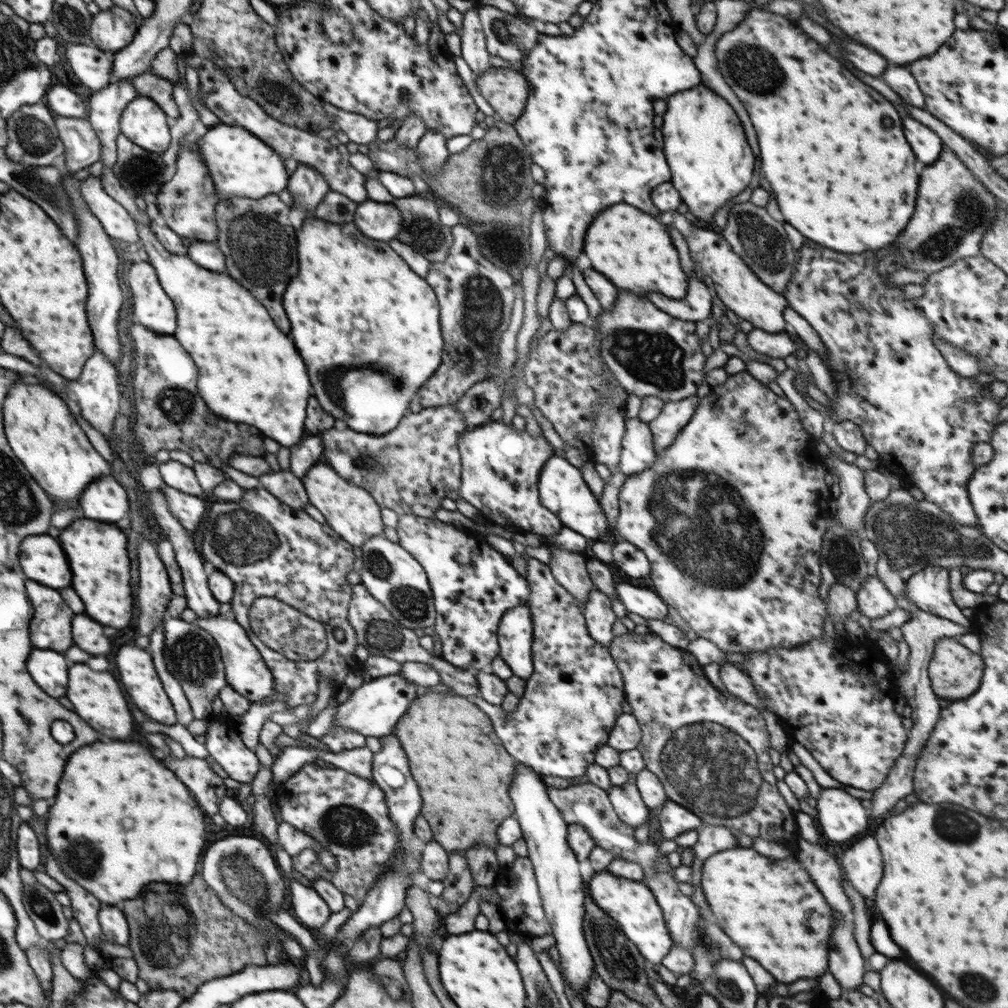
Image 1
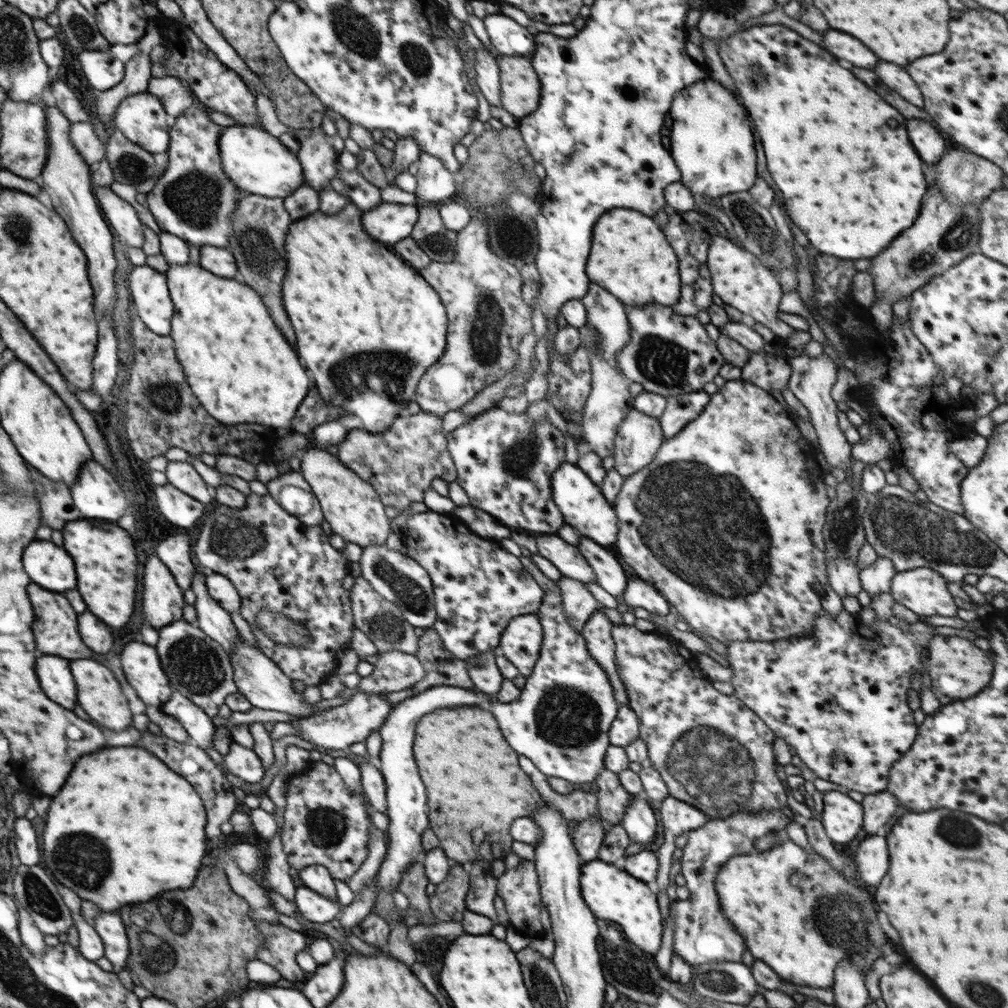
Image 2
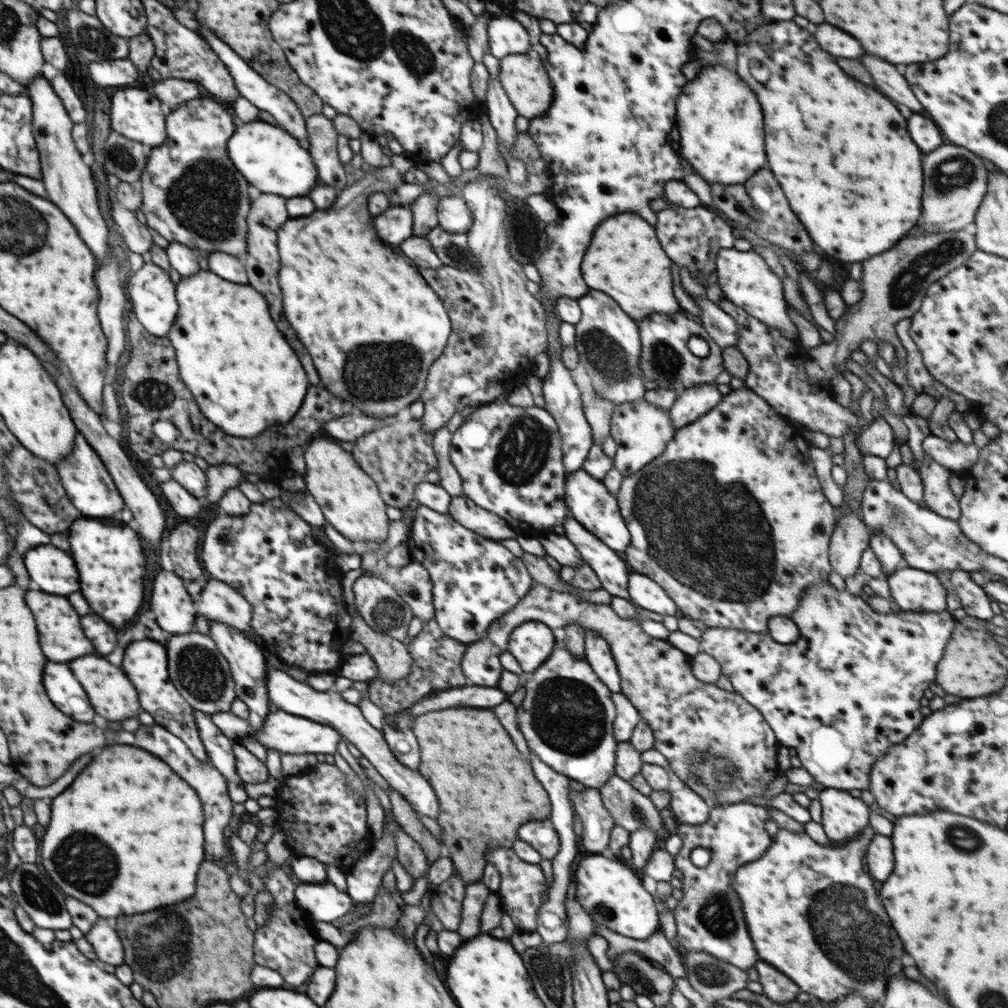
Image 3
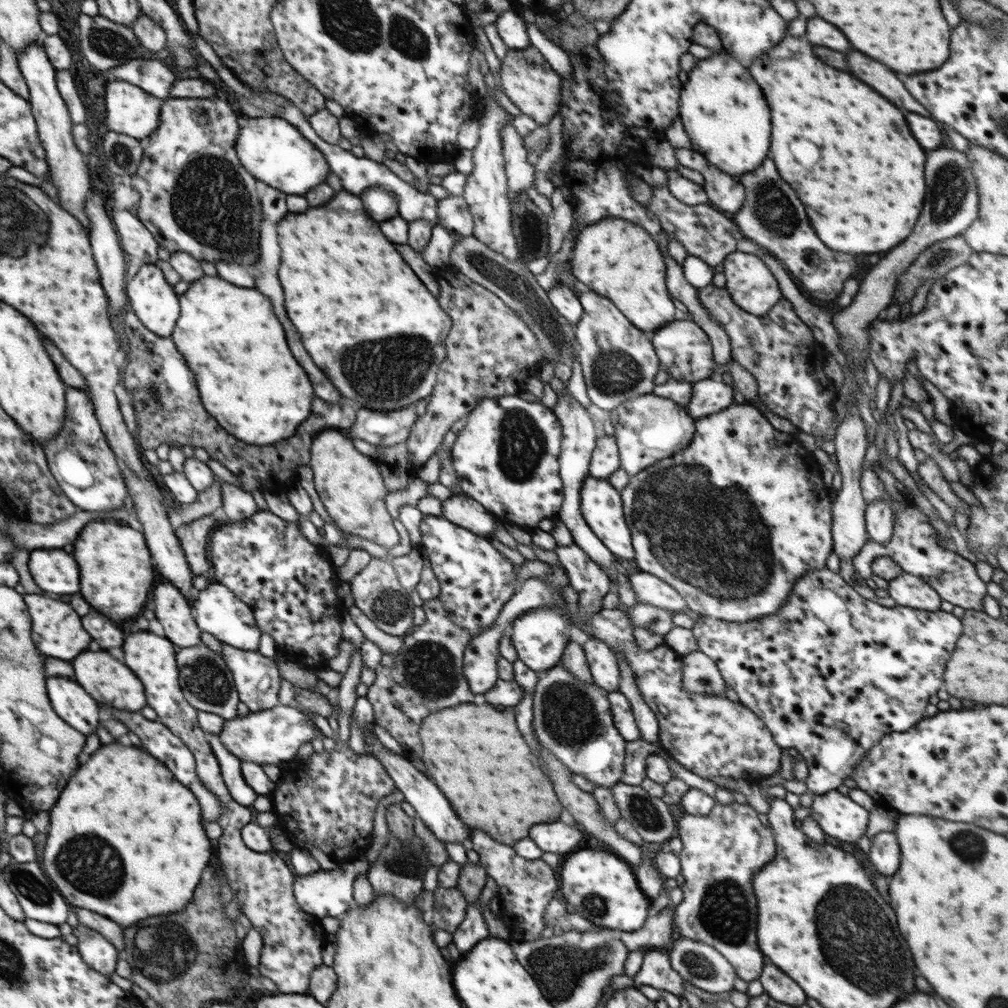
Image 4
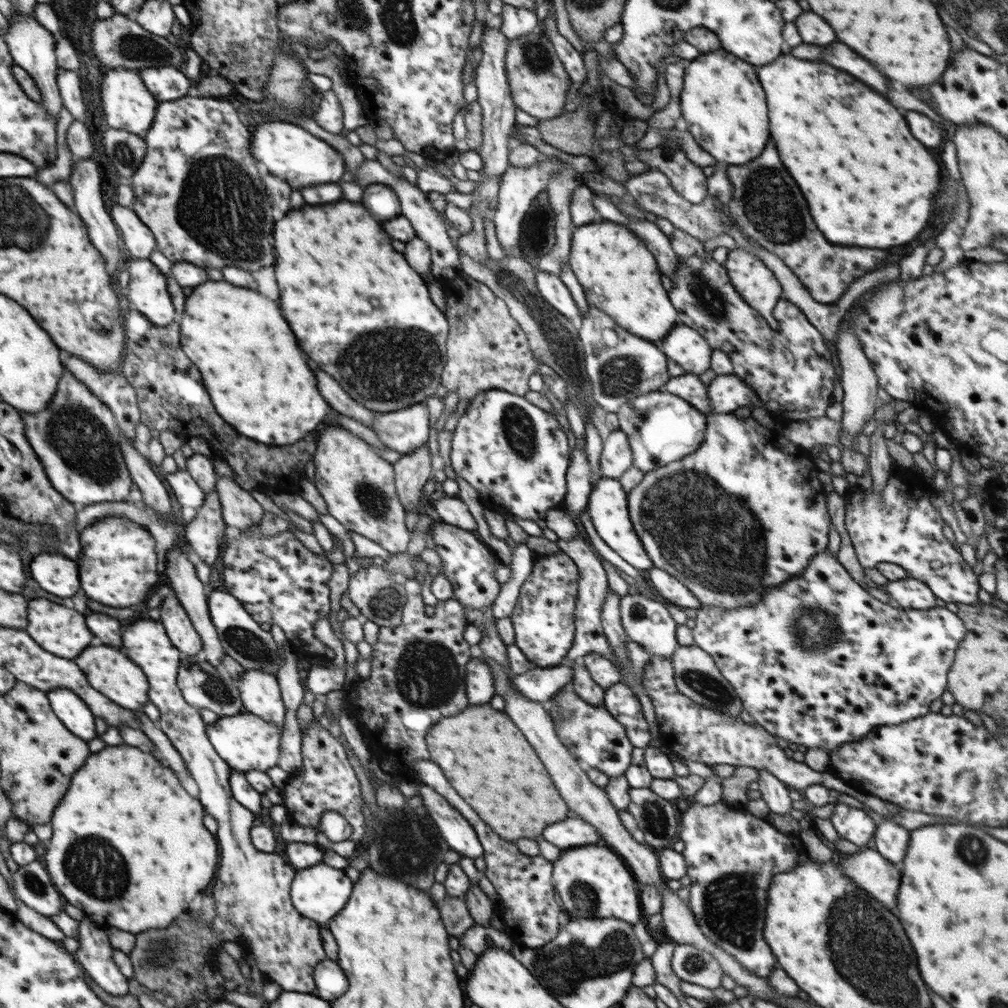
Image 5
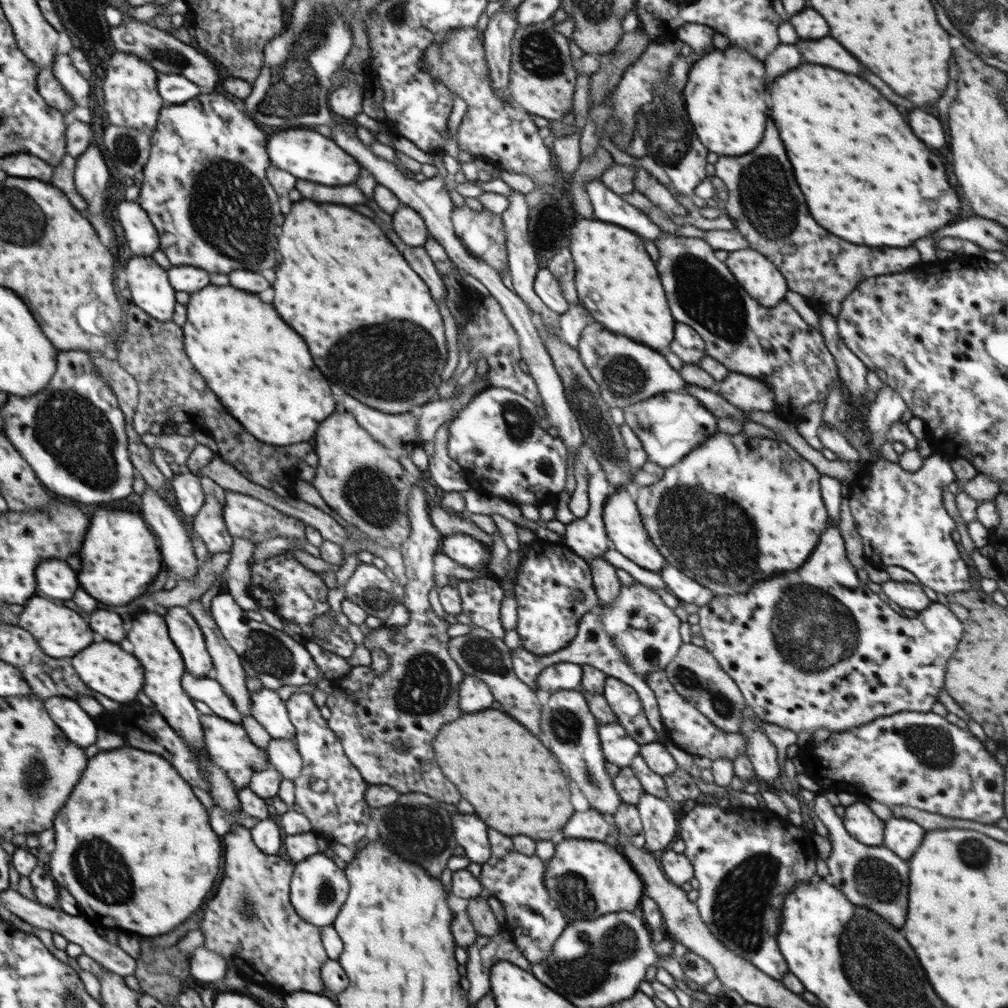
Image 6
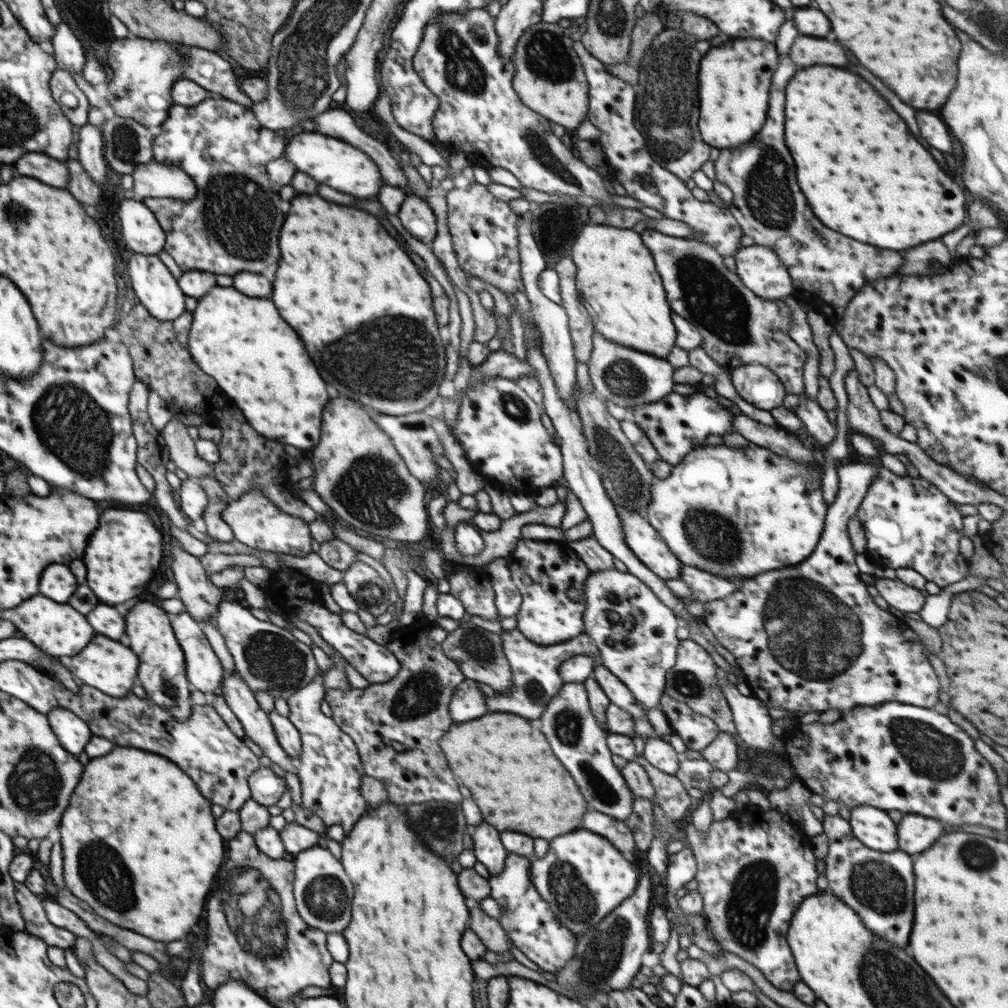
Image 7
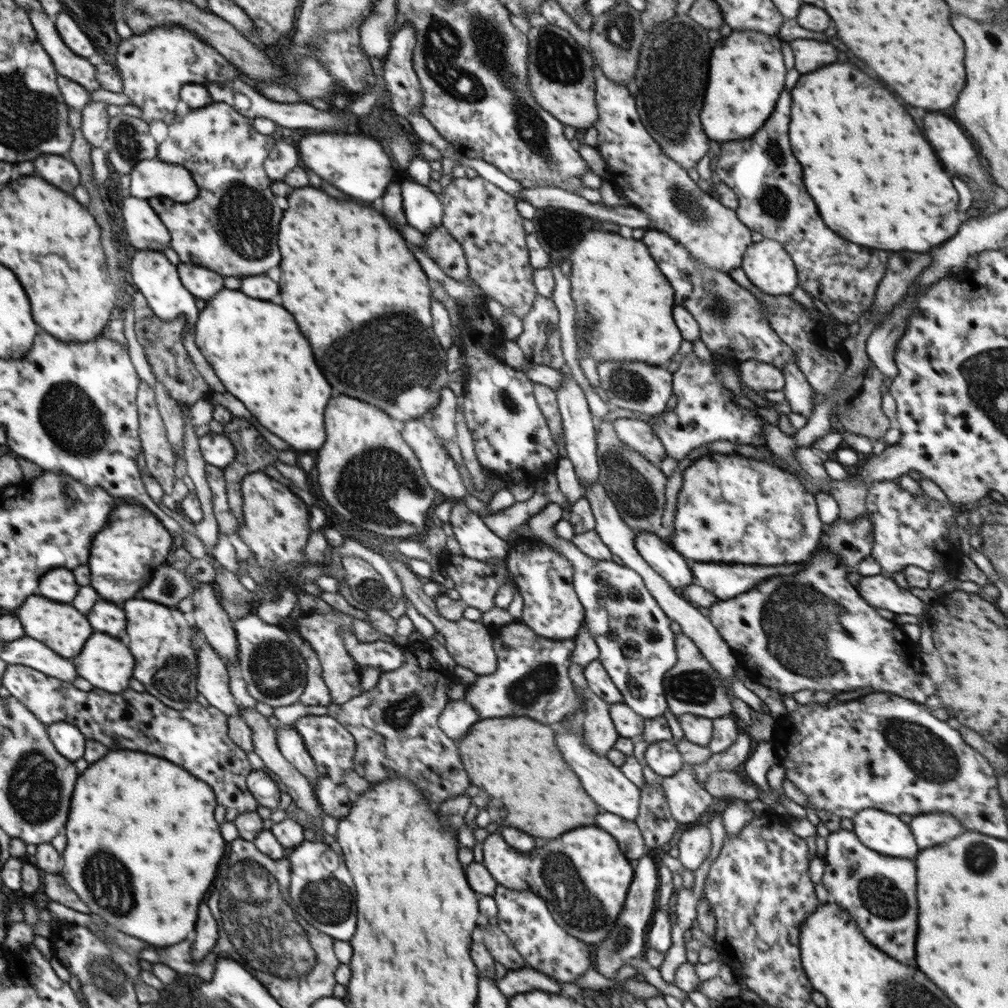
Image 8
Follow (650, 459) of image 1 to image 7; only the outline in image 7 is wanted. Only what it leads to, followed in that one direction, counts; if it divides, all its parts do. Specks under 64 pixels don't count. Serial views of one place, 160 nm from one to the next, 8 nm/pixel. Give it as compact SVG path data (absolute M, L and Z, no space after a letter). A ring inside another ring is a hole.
M697 386L697 391L688 395L672 392L659 402L636 406L629 416L651 440L660 460L668 464L680 464L690 451L700 448L710 434L723 436L735 432L733 410L700 392L700 388Z

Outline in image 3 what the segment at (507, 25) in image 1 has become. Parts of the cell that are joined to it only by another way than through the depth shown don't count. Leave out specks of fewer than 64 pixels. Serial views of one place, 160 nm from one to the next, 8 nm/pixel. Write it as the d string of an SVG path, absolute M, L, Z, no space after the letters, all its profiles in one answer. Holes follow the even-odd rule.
M492 16L487 31L489 51L496 58L501 59L509 54L531 53L532 39L513 16Z

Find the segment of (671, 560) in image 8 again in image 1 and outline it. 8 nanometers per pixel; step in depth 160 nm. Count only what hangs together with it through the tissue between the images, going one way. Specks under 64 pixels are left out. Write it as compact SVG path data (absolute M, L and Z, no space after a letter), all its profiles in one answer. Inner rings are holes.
M560 454L550 457L540 471L539 497L541 503L567 526L587 539L602 539L609 531L609 524L600 501L584 482L581 470L566 461Z

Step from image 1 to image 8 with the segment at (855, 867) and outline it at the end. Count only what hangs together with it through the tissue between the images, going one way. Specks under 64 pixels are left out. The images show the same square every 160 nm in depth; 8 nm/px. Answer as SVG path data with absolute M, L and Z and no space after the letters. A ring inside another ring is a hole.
M948 813L919 814L910 822L912 834L919 848L930 848L936 844L944 844L946 840L956 838L967 828Z

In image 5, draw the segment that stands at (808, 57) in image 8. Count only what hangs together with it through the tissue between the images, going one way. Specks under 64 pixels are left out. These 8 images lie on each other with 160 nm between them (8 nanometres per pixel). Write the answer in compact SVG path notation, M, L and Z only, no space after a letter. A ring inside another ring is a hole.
M834 42L830 46L824 48L824 60L856 78L860 78L864 84L872 86L874 90L886 94L888 92L888 80L870 64L866 62L862 56L858 56L854 50L850 50L848 46Z

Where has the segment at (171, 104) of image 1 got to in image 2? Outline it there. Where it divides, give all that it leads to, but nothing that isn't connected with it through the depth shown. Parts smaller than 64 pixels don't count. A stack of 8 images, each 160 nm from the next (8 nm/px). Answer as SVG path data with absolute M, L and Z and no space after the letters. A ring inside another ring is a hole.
M173 76L152 77L147 91L161 99L168 114L174 118L180 116L190 105L197 103L186 83Z

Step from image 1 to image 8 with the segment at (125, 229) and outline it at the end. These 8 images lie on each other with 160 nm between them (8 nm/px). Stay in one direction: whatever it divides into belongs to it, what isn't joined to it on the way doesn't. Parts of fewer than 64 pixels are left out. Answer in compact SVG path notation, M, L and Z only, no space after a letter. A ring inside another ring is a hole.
M128 196L122 203L124 228L136 250L163 251L171 244L166 225L154 212L148 199Z

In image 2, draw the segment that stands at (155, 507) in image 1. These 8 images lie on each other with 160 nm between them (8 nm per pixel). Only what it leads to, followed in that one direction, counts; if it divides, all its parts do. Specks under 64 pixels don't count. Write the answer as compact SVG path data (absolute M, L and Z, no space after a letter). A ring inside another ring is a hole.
M199 573L193 578L191 589L197 596L193 606L196 609L198 628L203 630L210 638L213 638L226 651L226 655L232 655L234 645L237 643L239 633L230 619L230 613L226 612L207 591L207 586L200 580Z

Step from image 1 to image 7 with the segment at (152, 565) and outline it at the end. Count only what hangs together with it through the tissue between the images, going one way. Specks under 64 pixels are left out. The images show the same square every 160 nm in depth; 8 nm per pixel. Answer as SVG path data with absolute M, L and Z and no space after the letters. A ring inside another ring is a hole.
M188 611L171 614L171 625L184 651L187 680L208 698L218 696L225 670L199 623Z

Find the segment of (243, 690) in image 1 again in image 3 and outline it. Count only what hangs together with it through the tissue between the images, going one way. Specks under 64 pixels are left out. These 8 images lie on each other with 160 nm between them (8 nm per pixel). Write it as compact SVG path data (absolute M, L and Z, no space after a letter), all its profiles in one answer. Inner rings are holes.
M274 667L268 668L266 690L268 690L269 701L276 704L278 710L331 727L334 731L339 732L341 736L347 738L348 743L359 749L360 755L370 761L370 764L376 768L380 776L390 784L393 790L400 793L411 804L415 812L436 820L439 815L438 800L436 800L436 794L434 794L432 786L420 776L418 770L410 770L392 754L383 732L373 728L363 718L358 705L346 702L334 688L327 692L316 692L306 682L300 683L286 674L284 670Z

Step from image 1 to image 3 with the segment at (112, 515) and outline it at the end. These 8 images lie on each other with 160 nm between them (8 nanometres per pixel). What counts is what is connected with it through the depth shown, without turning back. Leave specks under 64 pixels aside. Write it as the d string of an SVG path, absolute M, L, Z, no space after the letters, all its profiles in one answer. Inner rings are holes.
M80 433L80 446L76 446L76 454L72 454L72 458L68 458L68 462L64 462L64 466L55 467L72 504L84 516L102 518L102 516L112 516L114 512L120 512L124 508L122 496L116 490L115 481L111 477L110 471L82 433Z

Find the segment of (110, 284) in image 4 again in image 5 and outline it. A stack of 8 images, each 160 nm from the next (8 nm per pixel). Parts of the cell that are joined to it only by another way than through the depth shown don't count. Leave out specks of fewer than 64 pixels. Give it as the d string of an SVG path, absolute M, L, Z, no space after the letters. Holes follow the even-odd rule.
M92 158L75 160L73 164L72 174L70 176L69 184L72 186L74 199L76 202L76 212L80 214L80 218L84 218L84 222L88 222L88 230L92 230L92 242L96 242L96 248L100 250L100 254L104 254L104 260L116 268L118 262L118 228L112 222L112 216L106 210L104 198L102 198L102 178L98 172L98 164Z

